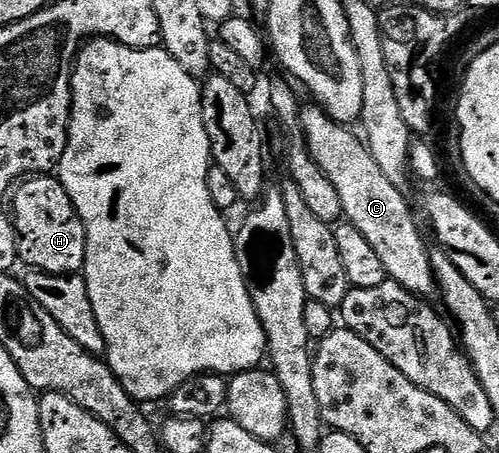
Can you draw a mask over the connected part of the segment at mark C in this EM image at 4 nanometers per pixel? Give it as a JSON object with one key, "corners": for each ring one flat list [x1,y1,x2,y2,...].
{"corners":[[318,105,304,106,301,111,301,130,304,139,307,141,307,147,311,150,311,156,325,169,325,177,333,181,333,186,337,188,337,193,341,196,341,205,346,222,351,223,361,233,365,233,365,241,373,245,377,252,377,257,381,257,381,265,385,265,387,277,390,282,399,283,407,291,420,297,431,297,436,294,435,274,431,272,431,257,429,247,423,244,423,235,419,232,419,227,415,224,415,215,411,212,411,207,407,204,407,195,398,191,381,173,381,168,377,166,377,161,373,161,371,152,368,151,366,142,354,130,348,129,344,124,334,123,328,117,327,112]]}

